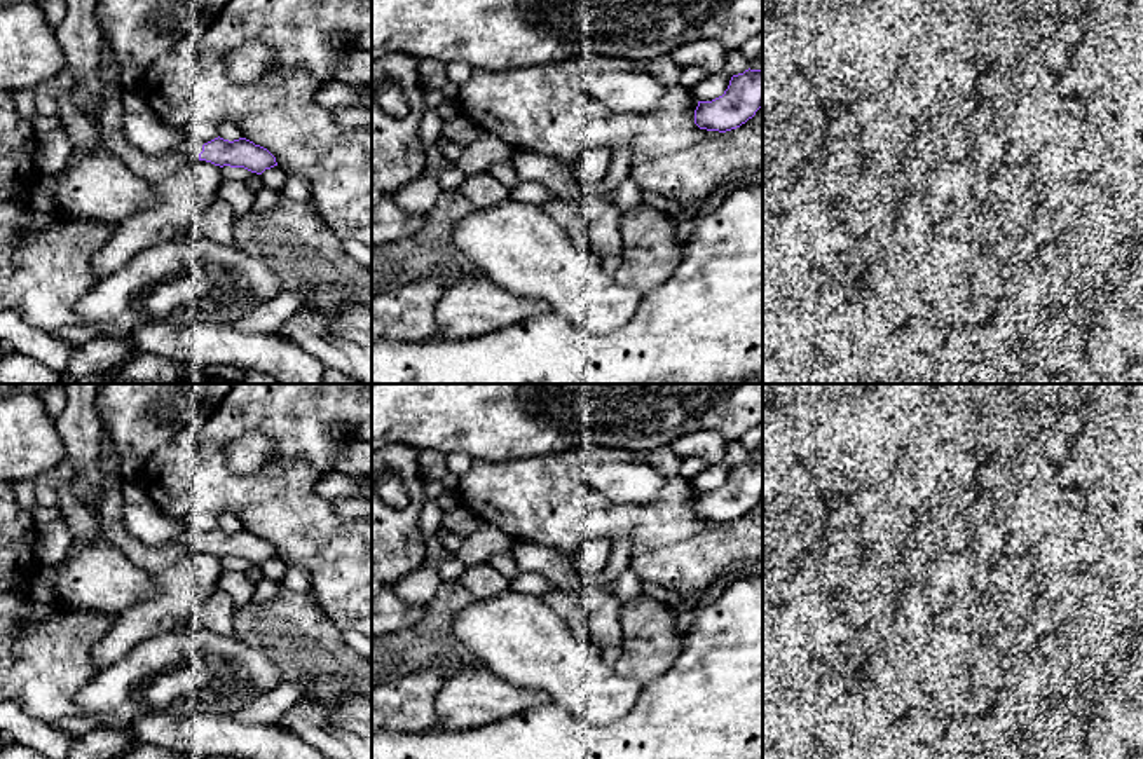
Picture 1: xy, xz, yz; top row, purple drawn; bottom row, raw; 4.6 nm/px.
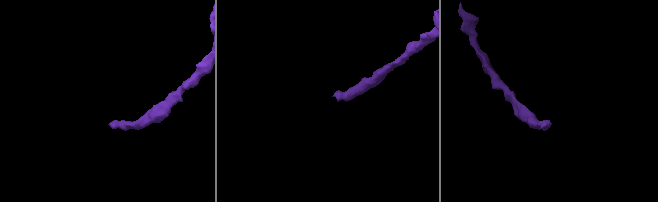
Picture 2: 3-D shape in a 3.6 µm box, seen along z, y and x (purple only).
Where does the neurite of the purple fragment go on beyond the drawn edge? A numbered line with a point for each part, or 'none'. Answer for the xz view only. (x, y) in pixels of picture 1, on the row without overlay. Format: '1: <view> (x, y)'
none

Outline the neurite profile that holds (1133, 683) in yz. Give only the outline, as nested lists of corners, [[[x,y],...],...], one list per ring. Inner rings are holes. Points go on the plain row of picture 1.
[[[1143,633],[1131,653],[1133,663],[1122,686],[1126,687],[1129,696],[1143,708]]]

